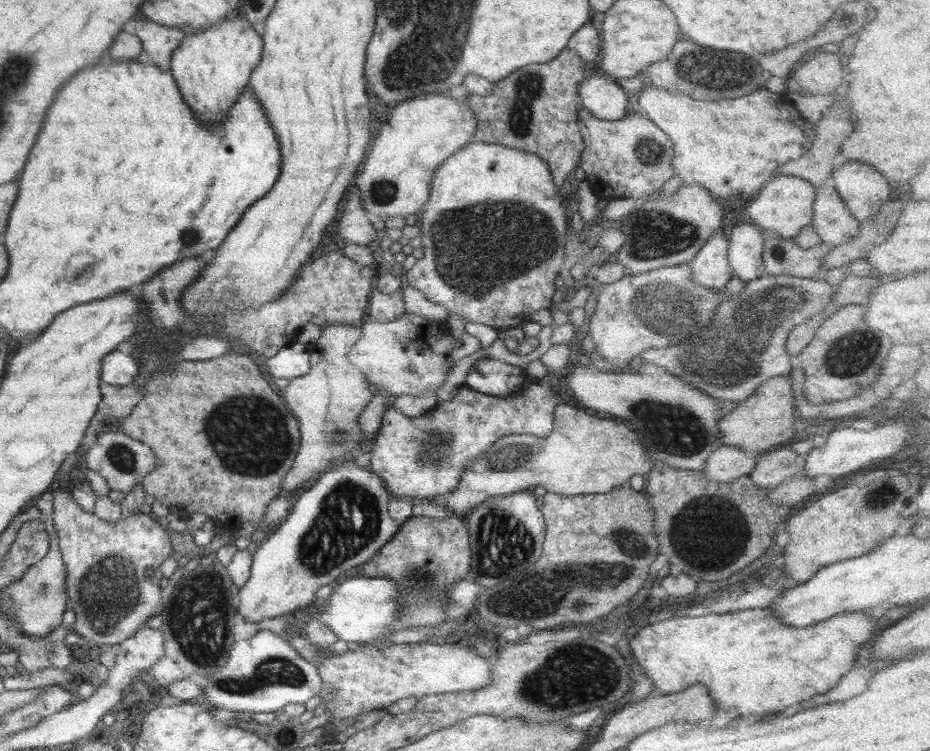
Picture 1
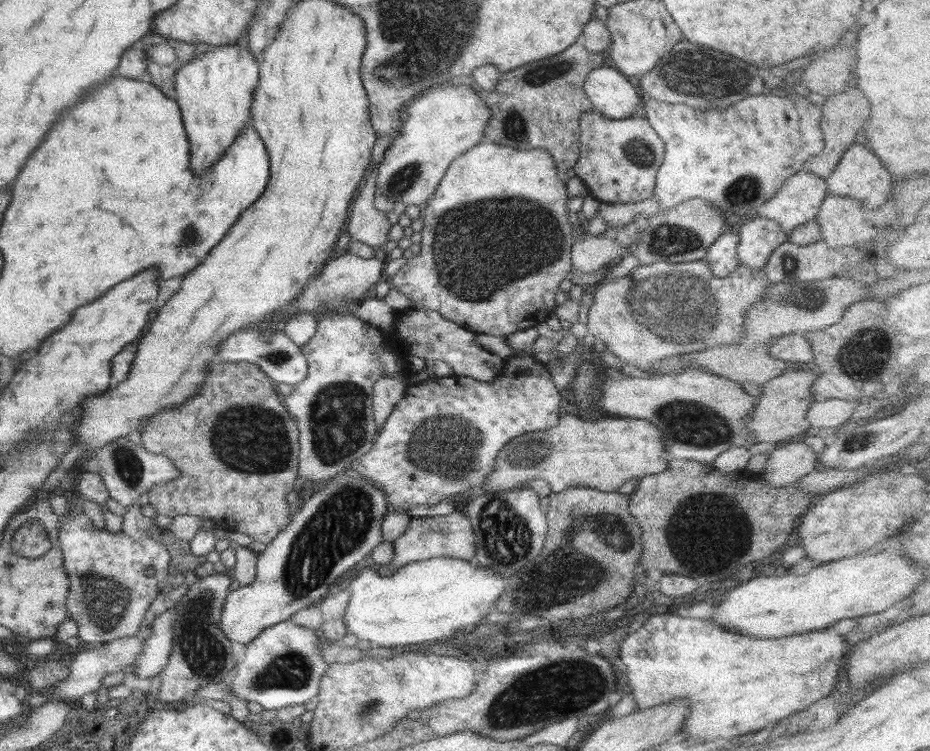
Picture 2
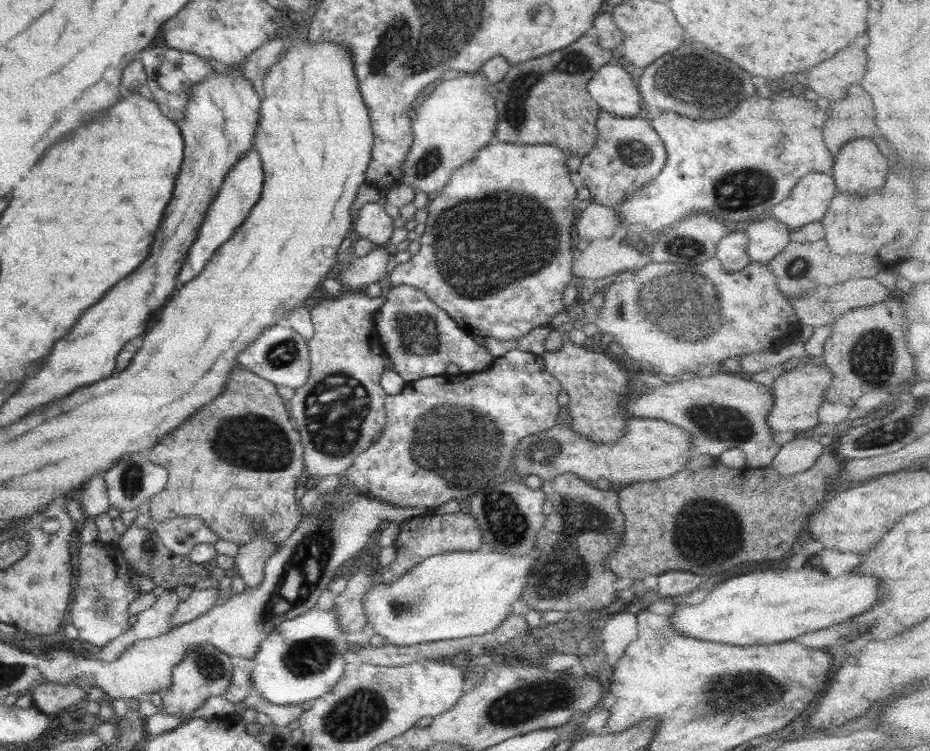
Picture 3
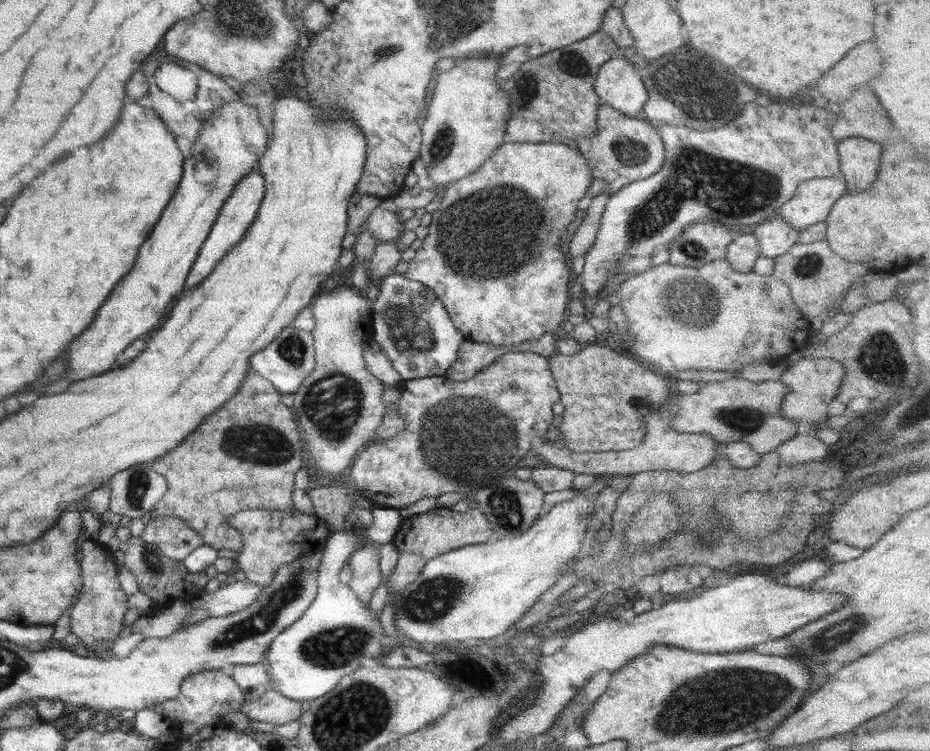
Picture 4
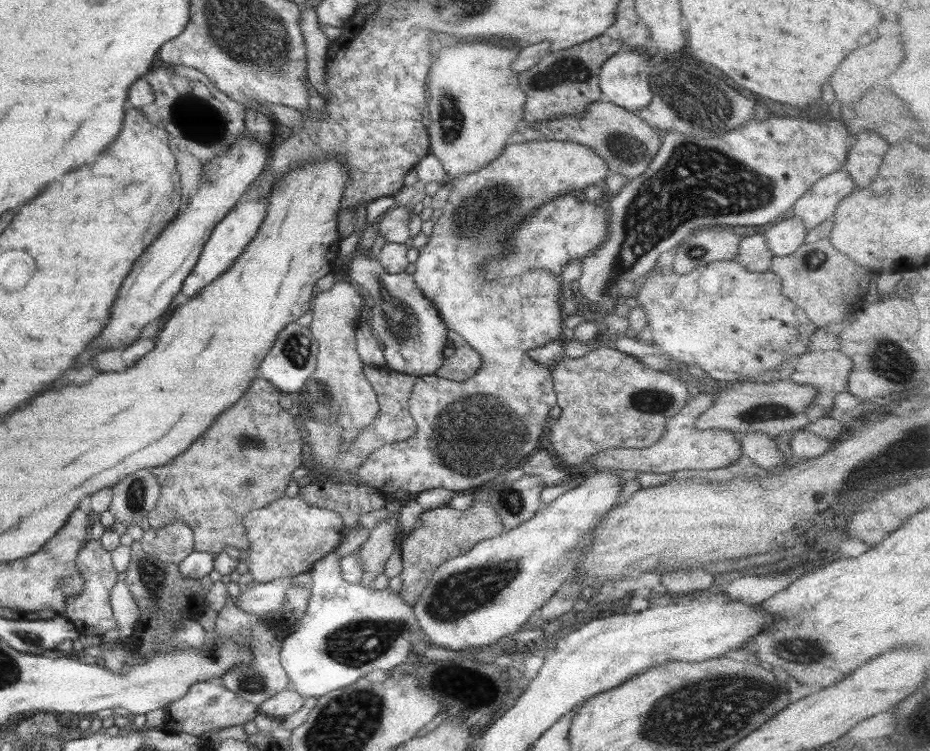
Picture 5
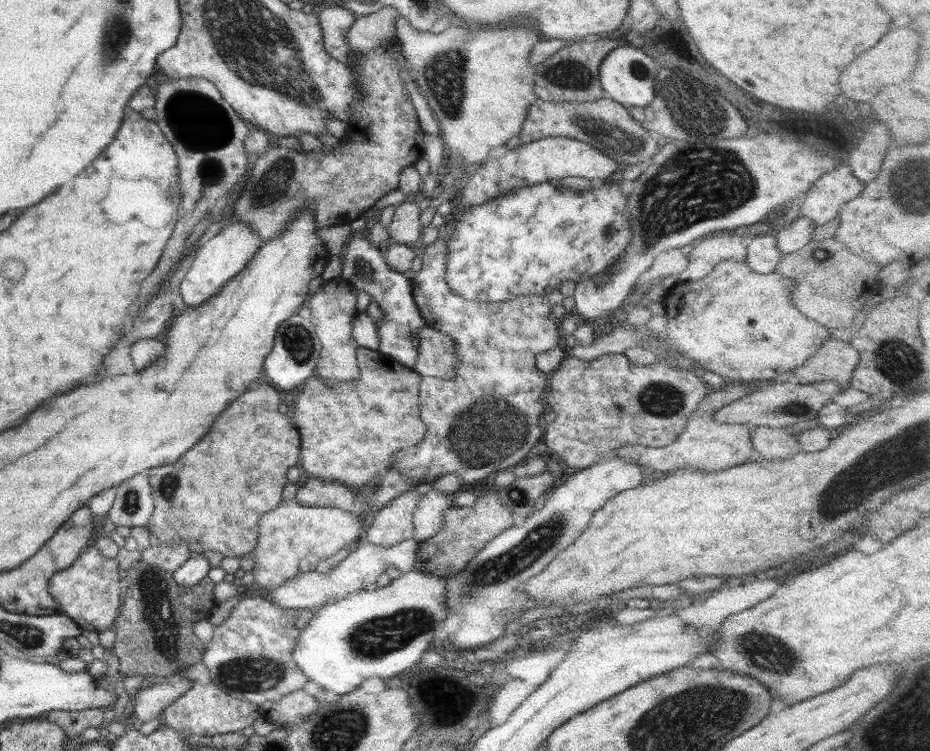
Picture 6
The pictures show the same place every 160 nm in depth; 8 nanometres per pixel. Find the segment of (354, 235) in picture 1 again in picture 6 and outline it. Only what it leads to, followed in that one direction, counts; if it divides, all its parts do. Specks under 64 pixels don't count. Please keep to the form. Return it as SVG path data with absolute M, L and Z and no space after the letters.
M417 197L409 198L396 206L392 221L387 227L391 241L419 247L422 236L420 215Z

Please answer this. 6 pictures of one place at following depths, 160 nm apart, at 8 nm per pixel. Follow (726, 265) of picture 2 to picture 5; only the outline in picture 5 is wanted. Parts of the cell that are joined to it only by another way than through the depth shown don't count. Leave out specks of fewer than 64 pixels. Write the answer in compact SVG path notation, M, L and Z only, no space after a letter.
M748 236L742 240L740 250L734 260L750 272L764 272L771 266L773 254L768 248L764 236Z

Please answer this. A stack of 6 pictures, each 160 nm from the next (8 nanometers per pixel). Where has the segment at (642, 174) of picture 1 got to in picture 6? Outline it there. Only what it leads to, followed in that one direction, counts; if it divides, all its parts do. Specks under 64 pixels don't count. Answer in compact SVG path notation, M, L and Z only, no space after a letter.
M609 96L593 101L547 101L537 98L529 106L519 137L522 145L546 137L565 136L591 144L613 158L621 168L646 165L659 152L657 138L638 124L627 107Z

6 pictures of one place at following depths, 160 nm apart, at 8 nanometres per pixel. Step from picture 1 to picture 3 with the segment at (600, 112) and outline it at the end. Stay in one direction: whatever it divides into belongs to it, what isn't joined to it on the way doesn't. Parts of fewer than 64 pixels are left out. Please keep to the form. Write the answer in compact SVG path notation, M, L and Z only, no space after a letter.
M615 62L601 66L588 81L588 92L600 108L622 118L640 115L641 94L630 73Z

